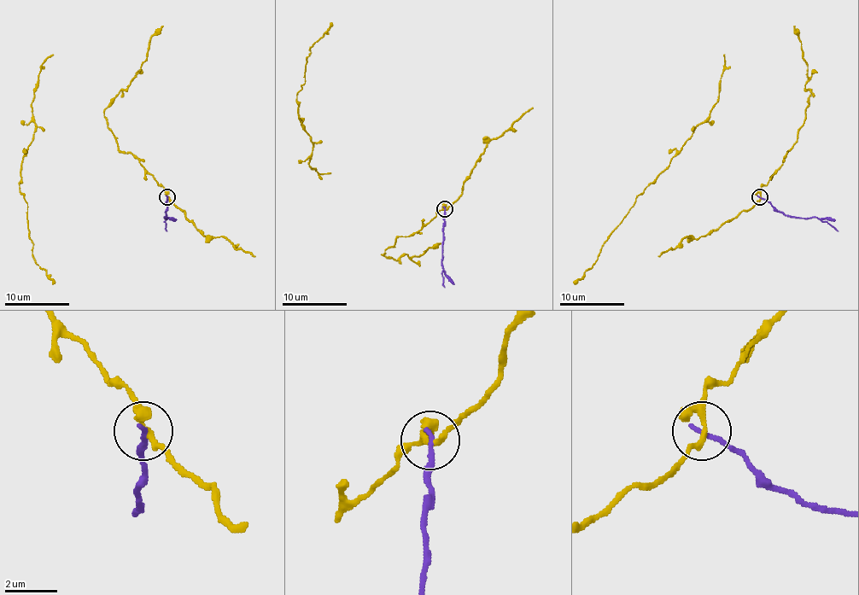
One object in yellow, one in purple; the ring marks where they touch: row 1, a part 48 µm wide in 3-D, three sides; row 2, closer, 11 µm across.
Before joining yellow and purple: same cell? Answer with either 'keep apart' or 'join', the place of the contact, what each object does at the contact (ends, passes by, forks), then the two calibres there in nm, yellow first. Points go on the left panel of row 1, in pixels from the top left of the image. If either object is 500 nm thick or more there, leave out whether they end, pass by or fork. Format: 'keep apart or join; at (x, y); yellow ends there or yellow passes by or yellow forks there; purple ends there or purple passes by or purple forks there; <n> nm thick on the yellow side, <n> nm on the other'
keep apart; at (166, 197); yellow passes by; purple ends there; 220 nm thick on the yellow side, 200 nm on the other

